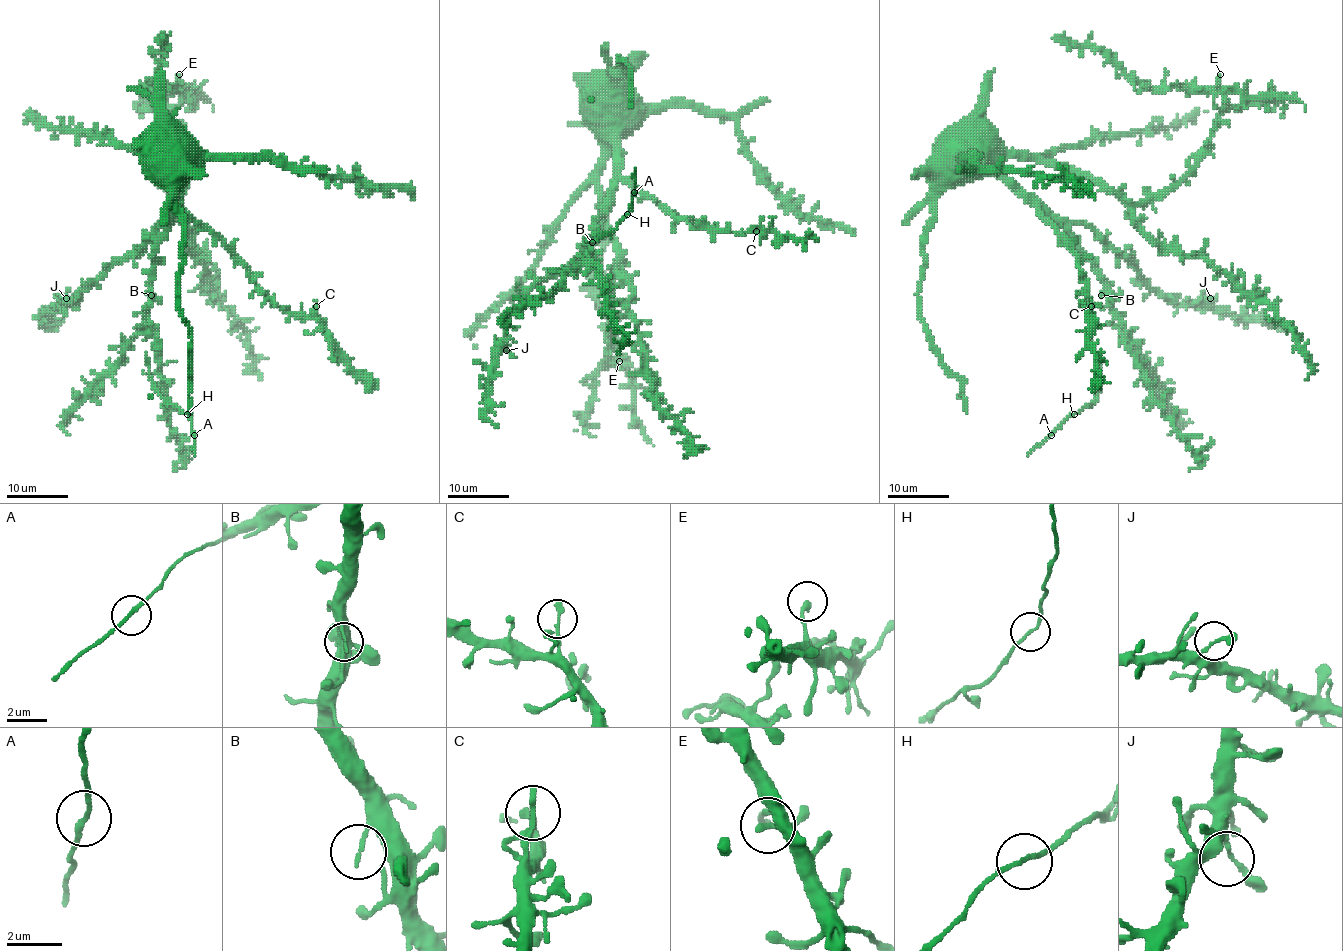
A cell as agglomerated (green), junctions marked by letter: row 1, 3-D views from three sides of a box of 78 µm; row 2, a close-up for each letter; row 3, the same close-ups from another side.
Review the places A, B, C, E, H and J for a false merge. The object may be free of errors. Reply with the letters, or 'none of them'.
none of them

